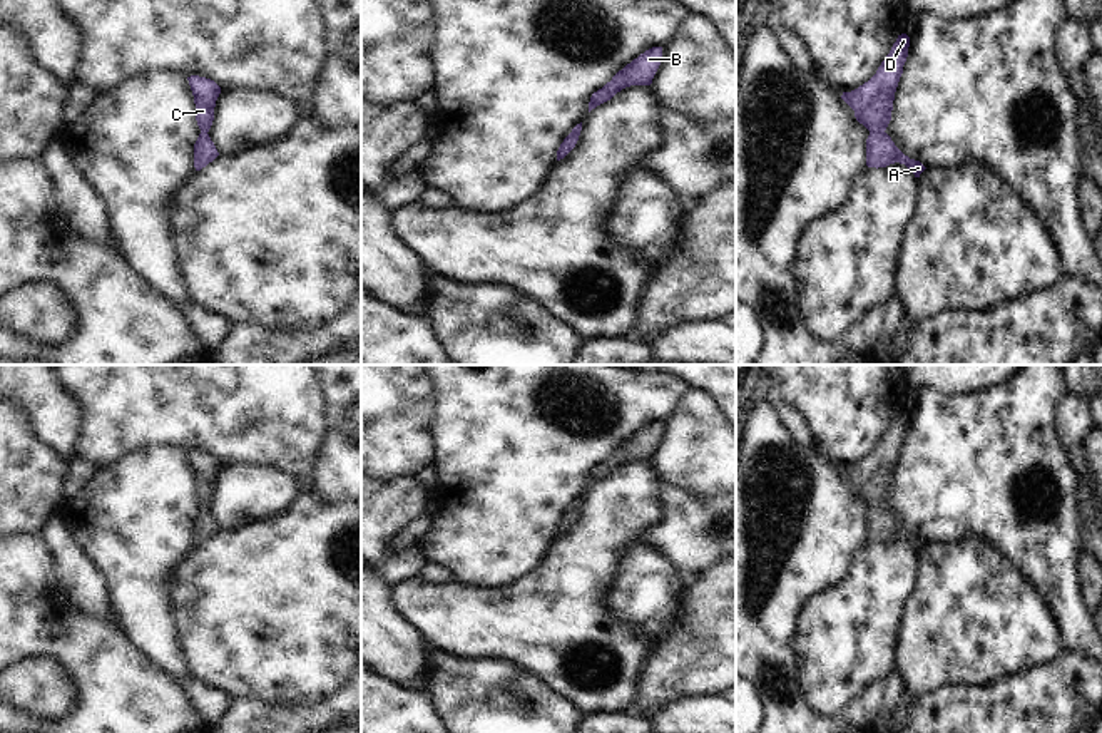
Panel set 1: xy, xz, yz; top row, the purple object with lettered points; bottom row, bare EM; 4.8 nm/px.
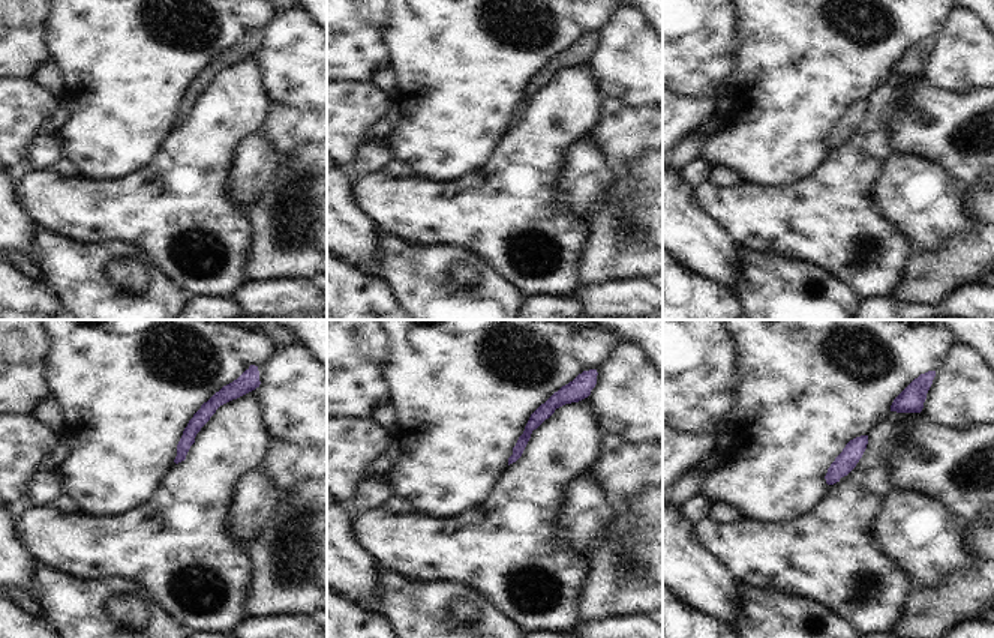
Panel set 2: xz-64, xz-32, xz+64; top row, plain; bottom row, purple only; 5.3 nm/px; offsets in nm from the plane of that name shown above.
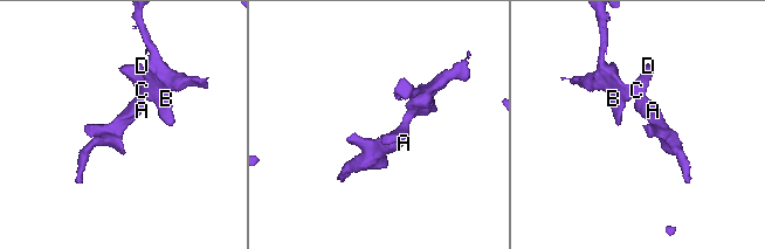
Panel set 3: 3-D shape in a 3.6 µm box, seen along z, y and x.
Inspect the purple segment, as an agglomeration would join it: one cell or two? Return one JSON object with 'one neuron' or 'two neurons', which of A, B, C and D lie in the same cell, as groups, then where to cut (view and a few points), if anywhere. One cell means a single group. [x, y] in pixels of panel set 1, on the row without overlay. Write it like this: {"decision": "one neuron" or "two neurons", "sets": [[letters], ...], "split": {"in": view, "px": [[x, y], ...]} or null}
{"decision": "one neuron", "sets": [["A", "B", "C", "D"]], "split": null}

